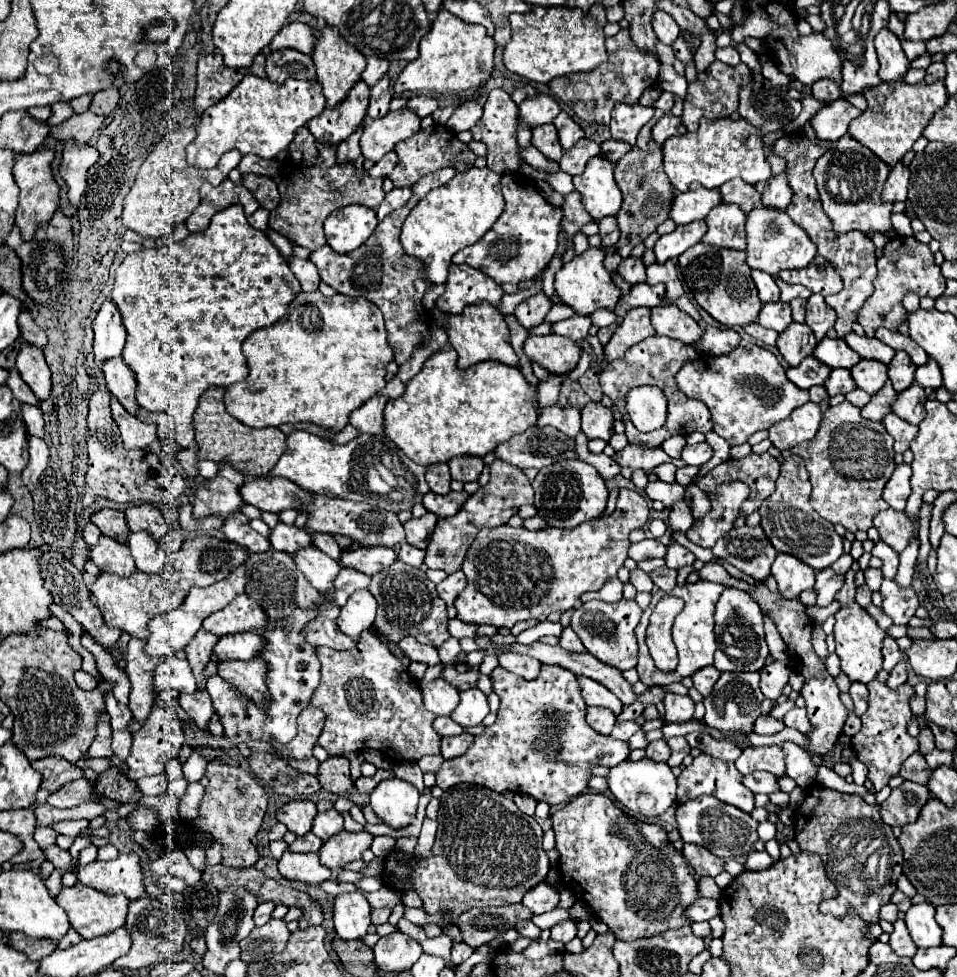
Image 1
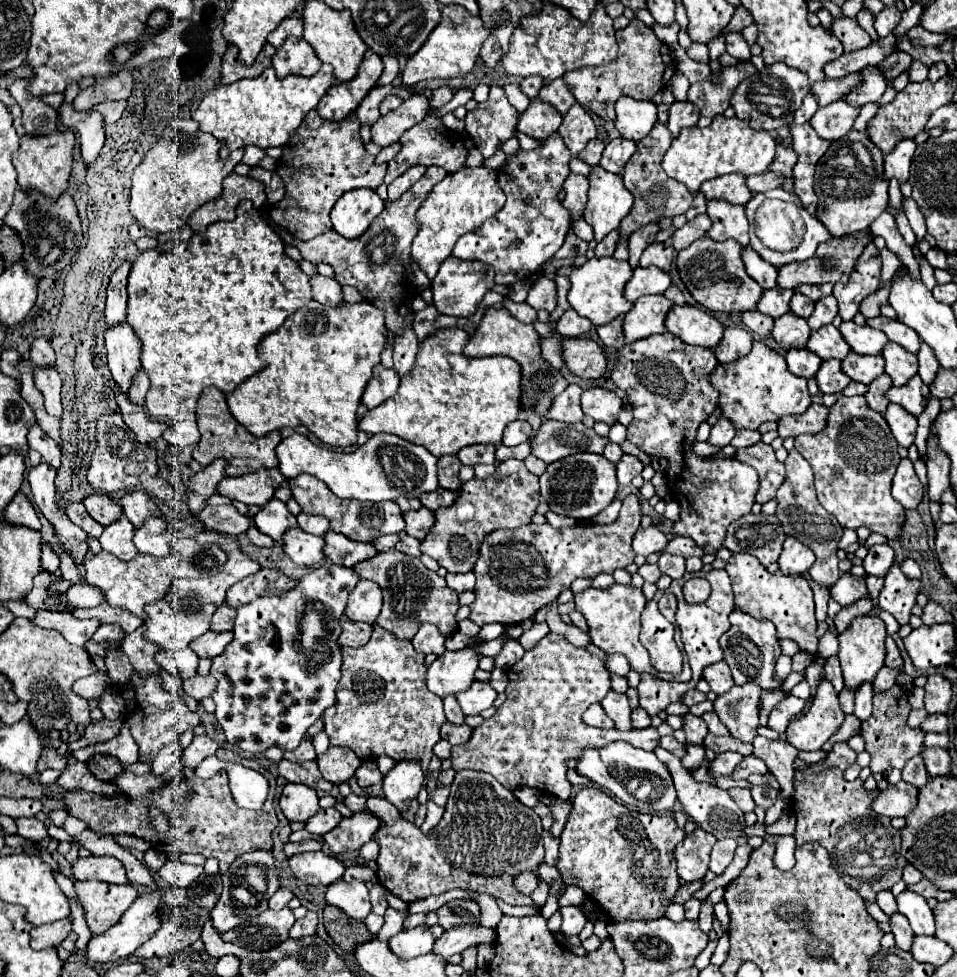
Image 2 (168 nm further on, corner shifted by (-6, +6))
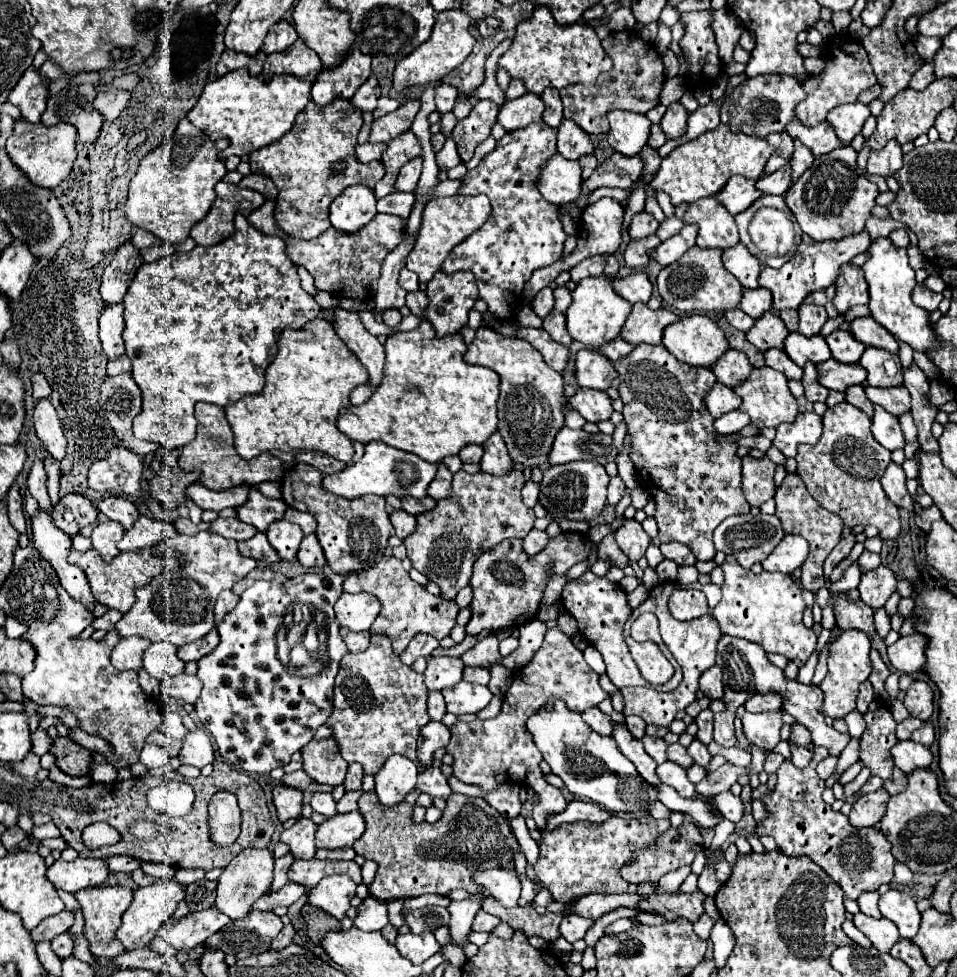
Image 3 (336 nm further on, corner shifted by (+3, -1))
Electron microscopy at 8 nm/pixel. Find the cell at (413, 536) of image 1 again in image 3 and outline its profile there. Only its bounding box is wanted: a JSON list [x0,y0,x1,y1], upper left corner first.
[391,510,417,540]

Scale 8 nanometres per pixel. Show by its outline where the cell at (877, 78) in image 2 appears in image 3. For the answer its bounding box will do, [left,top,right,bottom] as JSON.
[827,102,869,146]

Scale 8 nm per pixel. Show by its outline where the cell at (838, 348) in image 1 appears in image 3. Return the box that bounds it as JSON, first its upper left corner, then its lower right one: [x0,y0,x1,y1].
[785,332,831,366]

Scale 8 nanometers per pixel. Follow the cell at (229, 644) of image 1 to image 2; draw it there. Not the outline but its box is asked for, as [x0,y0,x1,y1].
[190,631,232,659]

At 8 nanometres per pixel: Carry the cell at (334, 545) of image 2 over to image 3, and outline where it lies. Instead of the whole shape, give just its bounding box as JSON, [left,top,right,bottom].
[297,534,327,568]

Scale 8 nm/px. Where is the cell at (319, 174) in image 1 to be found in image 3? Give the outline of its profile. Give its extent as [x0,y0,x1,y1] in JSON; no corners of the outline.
[251,100,385,240]

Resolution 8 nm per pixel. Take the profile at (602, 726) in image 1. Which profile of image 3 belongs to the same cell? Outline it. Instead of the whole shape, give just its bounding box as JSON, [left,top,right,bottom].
[581,708,613,736]

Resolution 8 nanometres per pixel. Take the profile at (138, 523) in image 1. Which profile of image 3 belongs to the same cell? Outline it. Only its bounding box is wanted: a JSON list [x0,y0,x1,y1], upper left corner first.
[97,496,139,530]

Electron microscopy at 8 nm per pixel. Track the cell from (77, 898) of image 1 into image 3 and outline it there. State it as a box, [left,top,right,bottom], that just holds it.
[75,886,133,958]

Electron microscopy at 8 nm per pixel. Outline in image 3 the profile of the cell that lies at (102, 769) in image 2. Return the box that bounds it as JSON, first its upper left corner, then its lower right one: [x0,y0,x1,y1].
[51,738,91,776]

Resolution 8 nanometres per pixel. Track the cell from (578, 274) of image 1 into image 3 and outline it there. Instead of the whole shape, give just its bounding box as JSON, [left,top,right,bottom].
[567,276,631,348]

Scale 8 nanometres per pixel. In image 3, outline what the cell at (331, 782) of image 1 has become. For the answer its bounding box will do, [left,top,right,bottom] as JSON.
[301,738,347,786]

